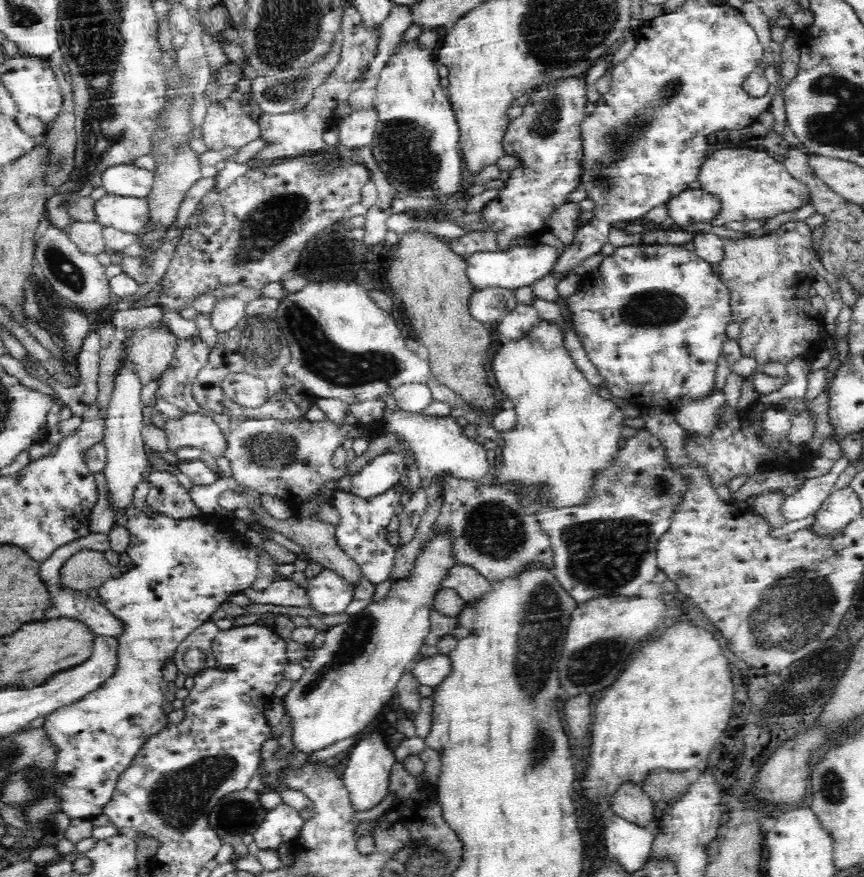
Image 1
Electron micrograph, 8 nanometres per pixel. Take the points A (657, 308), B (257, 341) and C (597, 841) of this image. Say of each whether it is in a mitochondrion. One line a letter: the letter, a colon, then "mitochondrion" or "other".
A: mitochondrion
B: mitochondrion
C: other

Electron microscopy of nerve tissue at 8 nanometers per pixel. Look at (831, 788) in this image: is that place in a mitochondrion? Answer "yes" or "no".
yes

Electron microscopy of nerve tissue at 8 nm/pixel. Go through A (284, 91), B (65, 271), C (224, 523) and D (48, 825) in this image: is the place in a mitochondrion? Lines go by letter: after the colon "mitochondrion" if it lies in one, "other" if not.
A: mitochondrion
B: mitochondrion
C: other
D: mitochondrion

